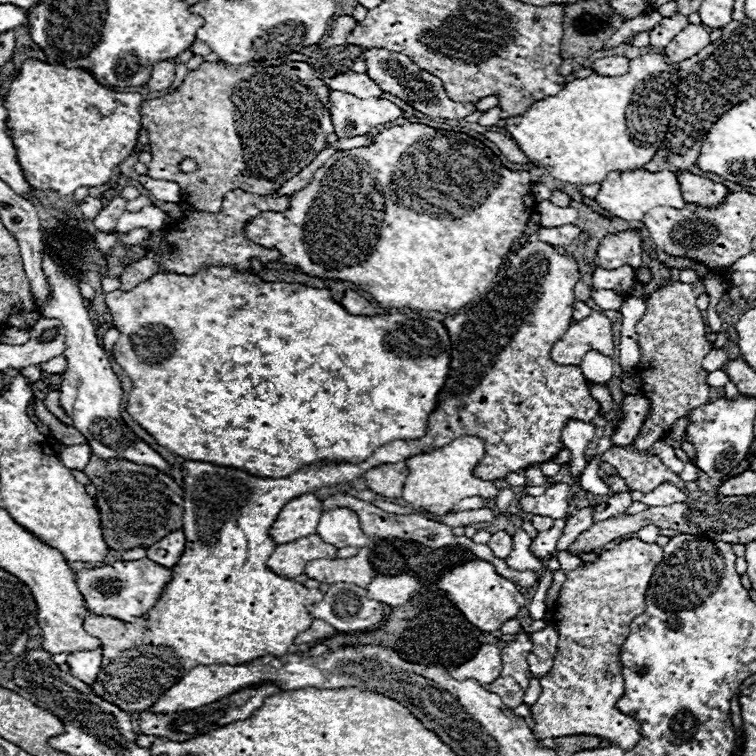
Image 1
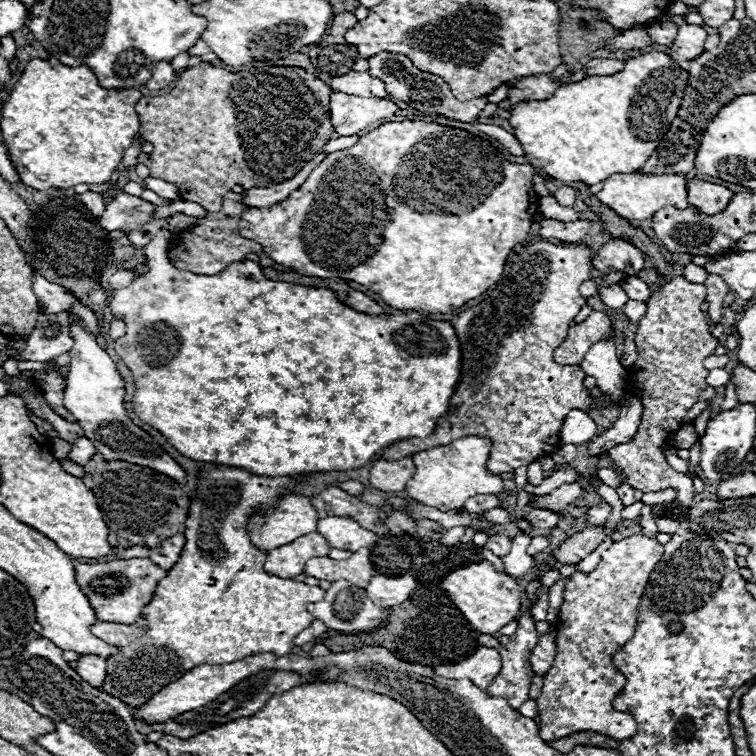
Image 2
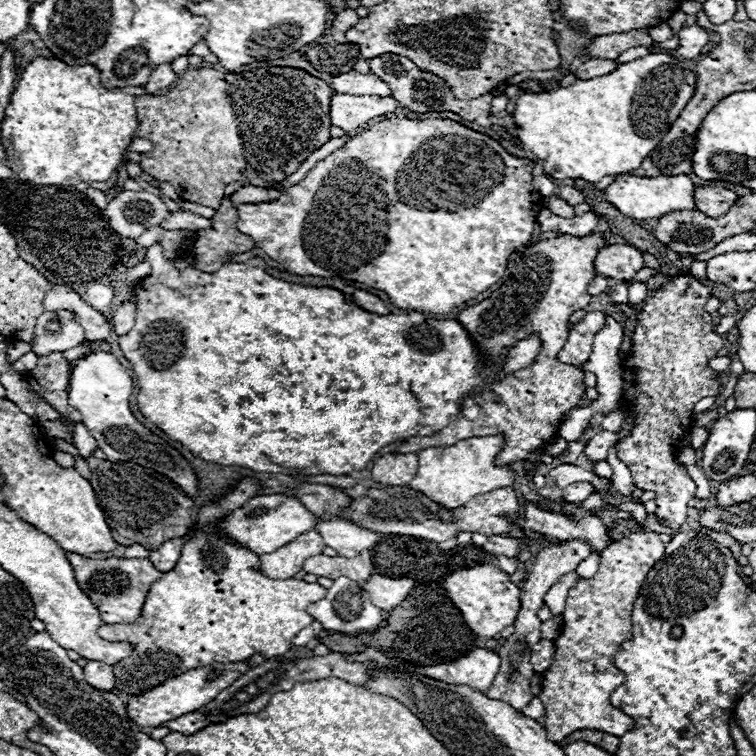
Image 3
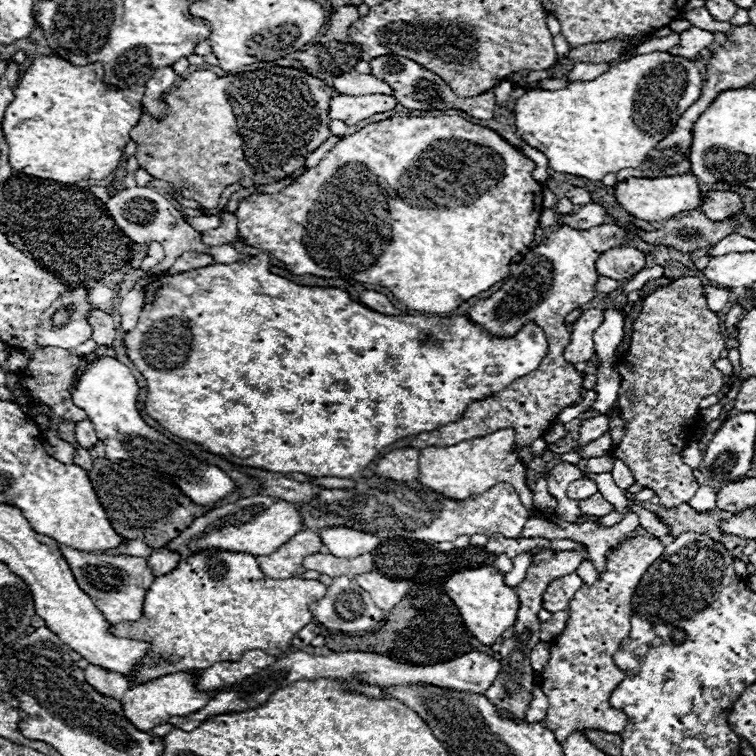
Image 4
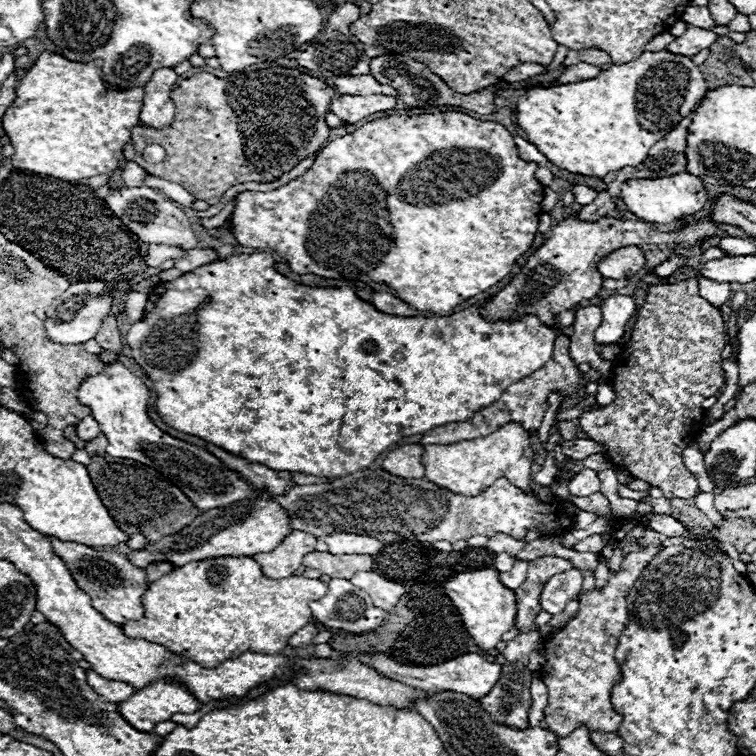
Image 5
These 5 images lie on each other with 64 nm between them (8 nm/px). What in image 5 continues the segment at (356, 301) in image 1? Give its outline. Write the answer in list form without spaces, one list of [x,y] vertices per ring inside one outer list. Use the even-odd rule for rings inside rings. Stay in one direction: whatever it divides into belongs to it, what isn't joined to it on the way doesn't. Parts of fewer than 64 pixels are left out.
[[[374,292],[374,296],[372,296],[370,302],[378,310],[382,310],[386,314],[396,314],[396,316],[416,316],[416,314],[420,314],[418,310],[410,308],[404,300],[400,300],[394,294],[388,294],[388,292]]]

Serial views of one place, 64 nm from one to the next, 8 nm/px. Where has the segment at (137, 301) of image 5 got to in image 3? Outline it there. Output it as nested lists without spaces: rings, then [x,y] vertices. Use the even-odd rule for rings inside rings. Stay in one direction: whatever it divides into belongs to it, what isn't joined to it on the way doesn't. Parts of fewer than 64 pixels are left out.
[[[136,302],[120,304],[116,308],[116,312],[112,314],[112,326],[114,326],[114,332],[118,336],[122,336],[128,330],[132,330],[132,326],[134,326],[134,314],[136,314]]]

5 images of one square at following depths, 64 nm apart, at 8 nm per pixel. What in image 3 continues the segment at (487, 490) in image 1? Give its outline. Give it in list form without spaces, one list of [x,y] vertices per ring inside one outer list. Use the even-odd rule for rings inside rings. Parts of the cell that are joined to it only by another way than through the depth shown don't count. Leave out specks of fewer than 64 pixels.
[[[498,434],[460,440],[446,448],[426,448],[418,452],[418,472],[410,486],[446,508],[456,508],[478,494],[492,492],[502,486],[512,486],[514,484],[512,468],[496,466],[496,456],[500,454],[504,442],[506,438]]]

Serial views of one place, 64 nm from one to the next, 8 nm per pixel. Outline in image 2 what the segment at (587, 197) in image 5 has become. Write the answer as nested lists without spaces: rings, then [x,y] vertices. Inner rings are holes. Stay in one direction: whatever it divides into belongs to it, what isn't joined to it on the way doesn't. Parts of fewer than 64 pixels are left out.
[[[562,186],[562,188],[558,188],[558,190],[554,192],[554,198],[556,198],[562,206],[572,206],[572,204],[576,202],[576,192],[574,192],[574,188],[570,188],[570,186]]]

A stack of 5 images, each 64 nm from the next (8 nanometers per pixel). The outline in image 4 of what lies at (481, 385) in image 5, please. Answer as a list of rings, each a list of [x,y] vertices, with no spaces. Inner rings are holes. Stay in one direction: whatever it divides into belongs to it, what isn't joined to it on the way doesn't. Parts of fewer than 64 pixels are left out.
[[[258,254],[240,262],[230,264],[212,264],[196,270],[188,270],[174,276],[160,276],[146,286],[146,304],[140,312],[140,320],[136,328],[126,332],[124,346],[128,358],[140,370],[148,384],[146,412],[162,424],[168,432],[202,444],[208,452],[218,454],[230,462],[242,466],[264,468],[270,472],[302,472],[306,476],[336,476],[350,478],[356,472],[364,470],[382,448],[394,444],[406,436],[418,436],[424,432],[432,432],[448,422],[456,422],[464,416],[468,404],[484,400],[492,394],[504,390],[516,378],[526,376],[536,370],[544,356],[548,354],[548,338],[540,326],[534,322],[526,322],[520,332],[512,338],[492,336],[480,324],[472,322],[466,314],[460,316],[386,316],[366,308],[360,302],[354,302],[344,288],[310,288],[298,286],[278,274],[270,272],[270,256]]]

